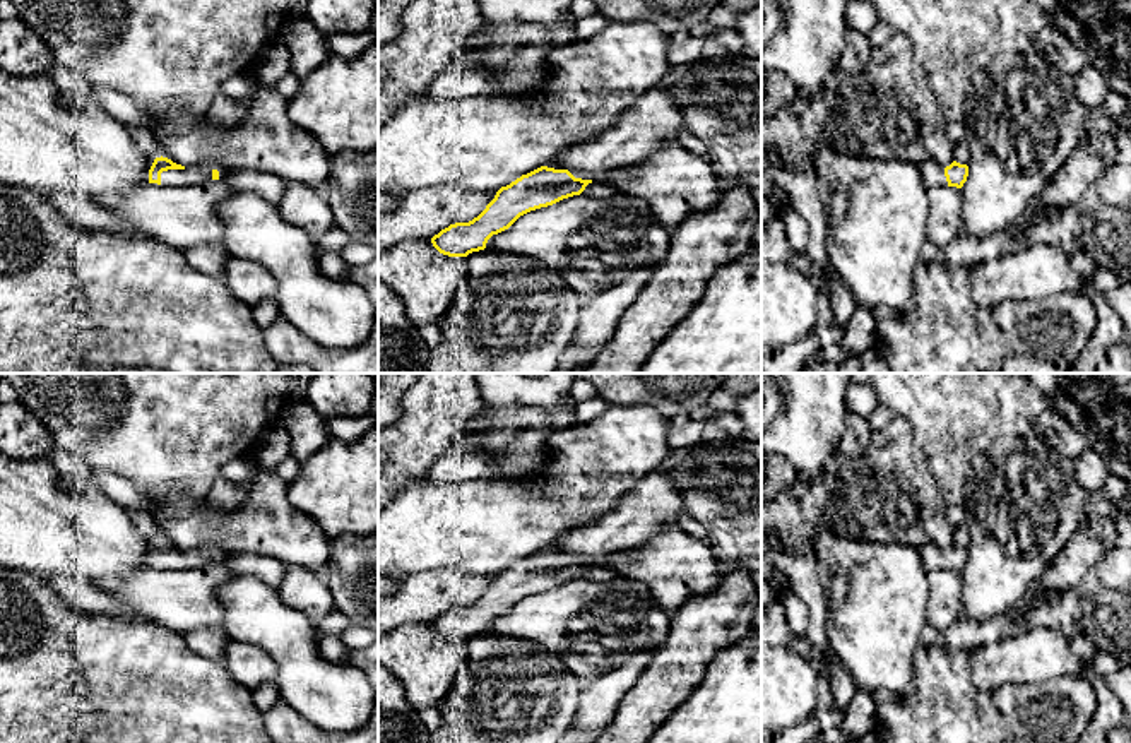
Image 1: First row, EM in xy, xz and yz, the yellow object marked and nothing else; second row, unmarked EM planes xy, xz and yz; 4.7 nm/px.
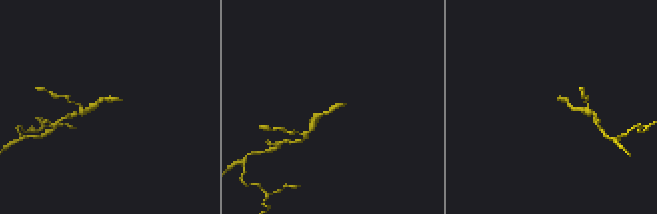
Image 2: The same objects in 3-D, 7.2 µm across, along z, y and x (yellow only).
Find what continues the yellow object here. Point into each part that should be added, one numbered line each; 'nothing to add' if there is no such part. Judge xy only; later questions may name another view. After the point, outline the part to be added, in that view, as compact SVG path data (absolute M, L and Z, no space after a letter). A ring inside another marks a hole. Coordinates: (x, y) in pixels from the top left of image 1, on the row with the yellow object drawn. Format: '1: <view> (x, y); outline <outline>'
1: xy (195, 175); outline M195 164L185 169L168 169L161 173L161 185L164 187L198 187L212 180L212 171L219 171L219 178L224 180L231 171L214 164Z

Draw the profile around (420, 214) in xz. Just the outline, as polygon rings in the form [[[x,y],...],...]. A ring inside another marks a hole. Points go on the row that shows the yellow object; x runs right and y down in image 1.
[[[448,183],[404,193],[395,211],[378,214],[378,255],[400,241],[431,240],[450,224],[472,221],[496,192]]]

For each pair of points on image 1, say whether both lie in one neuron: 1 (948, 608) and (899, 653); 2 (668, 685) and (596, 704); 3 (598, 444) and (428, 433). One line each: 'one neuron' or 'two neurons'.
1: two neurons
2: two neurons
3: two neurons

